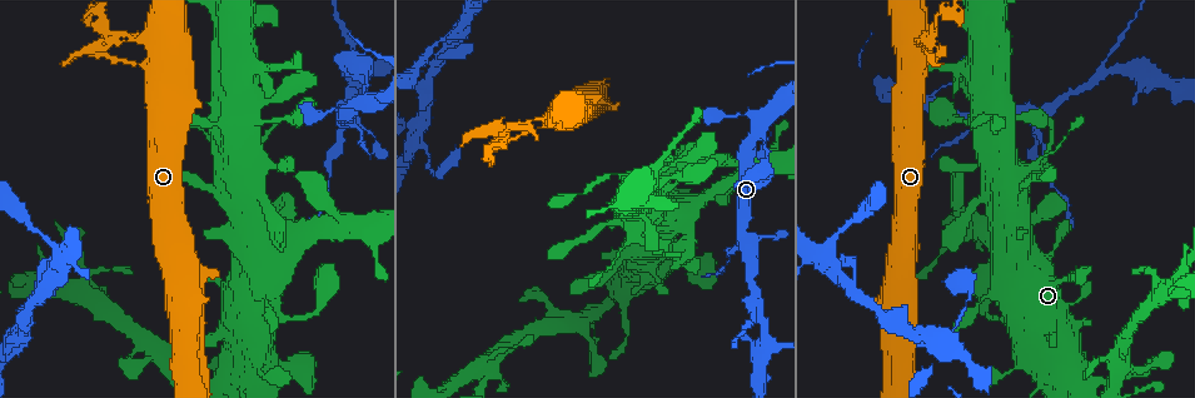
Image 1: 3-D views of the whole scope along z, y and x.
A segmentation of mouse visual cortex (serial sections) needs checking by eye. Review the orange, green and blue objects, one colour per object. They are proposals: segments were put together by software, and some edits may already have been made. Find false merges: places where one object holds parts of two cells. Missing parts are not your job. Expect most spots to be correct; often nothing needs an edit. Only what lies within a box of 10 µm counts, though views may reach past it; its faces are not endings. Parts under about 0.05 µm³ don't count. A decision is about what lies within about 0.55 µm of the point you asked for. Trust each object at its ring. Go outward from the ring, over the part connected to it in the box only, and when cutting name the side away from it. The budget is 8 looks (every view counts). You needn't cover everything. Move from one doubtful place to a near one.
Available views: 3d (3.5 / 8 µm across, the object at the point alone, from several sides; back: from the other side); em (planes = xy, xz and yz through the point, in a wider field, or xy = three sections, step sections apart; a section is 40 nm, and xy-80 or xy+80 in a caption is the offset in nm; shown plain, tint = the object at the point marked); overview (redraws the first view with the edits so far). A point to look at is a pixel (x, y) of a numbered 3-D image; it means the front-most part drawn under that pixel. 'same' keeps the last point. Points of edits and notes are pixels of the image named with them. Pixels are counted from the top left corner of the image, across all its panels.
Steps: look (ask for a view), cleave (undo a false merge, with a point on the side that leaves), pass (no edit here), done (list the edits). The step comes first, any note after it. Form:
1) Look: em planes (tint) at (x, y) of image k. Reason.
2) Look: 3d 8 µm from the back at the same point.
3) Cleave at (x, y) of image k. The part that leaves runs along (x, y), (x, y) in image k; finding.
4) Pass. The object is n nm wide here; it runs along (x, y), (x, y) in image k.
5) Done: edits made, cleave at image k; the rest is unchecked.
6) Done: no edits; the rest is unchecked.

Look: 3d 3.5 µm from the back at (207, 185) of image 1. Thin neck.

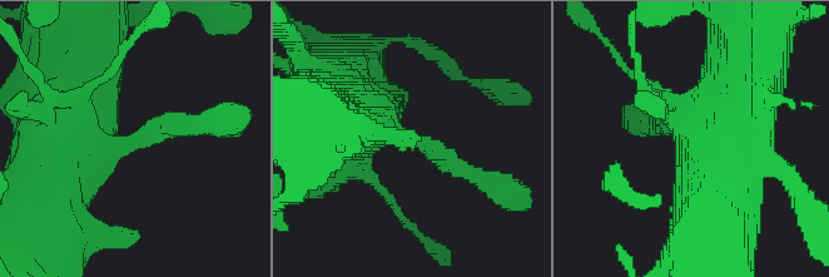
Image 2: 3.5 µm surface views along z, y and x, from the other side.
Look: em xy step 2 (tint) at (418, 145) of image 2. The arms are 250, 700 nm wide.

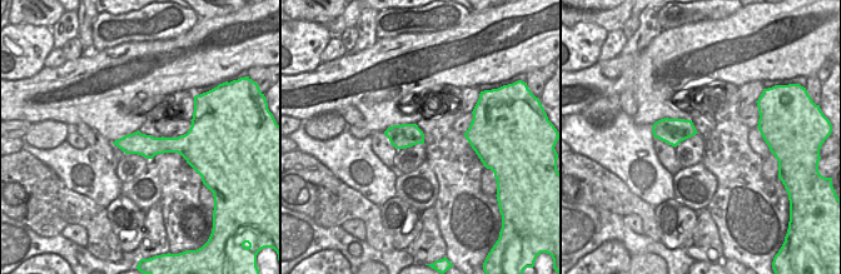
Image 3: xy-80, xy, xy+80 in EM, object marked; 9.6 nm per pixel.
Look: em planes (tint) at the same point. Another direction.

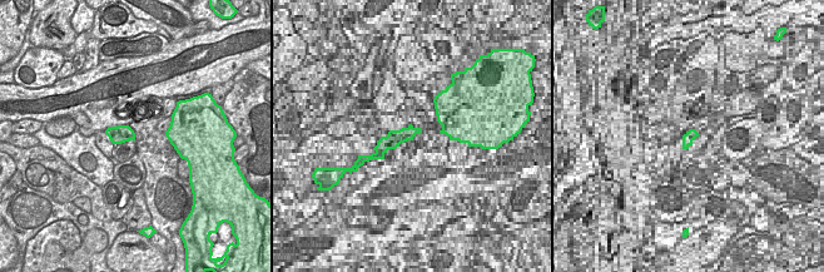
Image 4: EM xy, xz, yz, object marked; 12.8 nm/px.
Pass. It runs along (334, 112), (484, 178) in image 2; continuous, no second cell.

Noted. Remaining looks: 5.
Look: 3d 3.5 µm at (722, 113) of image 1. Abrupt turn.

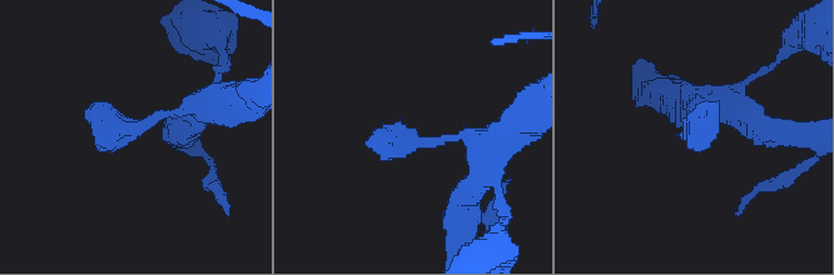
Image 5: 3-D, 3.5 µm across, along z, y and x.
Look: em xy step 5 (tint) at (412, 138) of image 5.

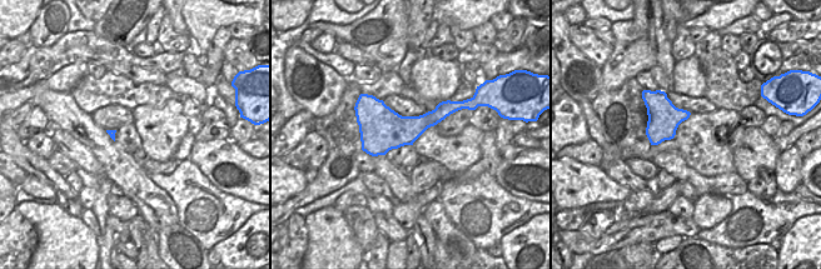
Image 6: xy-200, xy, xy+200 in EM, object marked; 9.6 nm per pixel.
Pass. It runs along (203, 105), (114, 131), (95, 101) in image 5; continuous, no second cell.

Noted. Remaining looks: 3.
Look: 3d 3.5 µm from the back at (746, 238) of image 1. Side arm on a straight run.

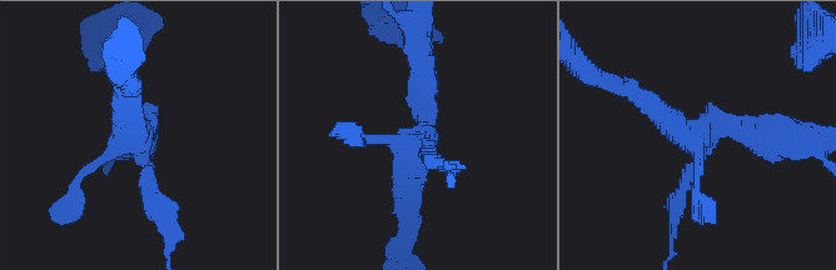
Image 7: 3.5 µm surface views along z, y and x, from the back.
Look: em xy step 2 (tint) at (416, 144) of image 7.

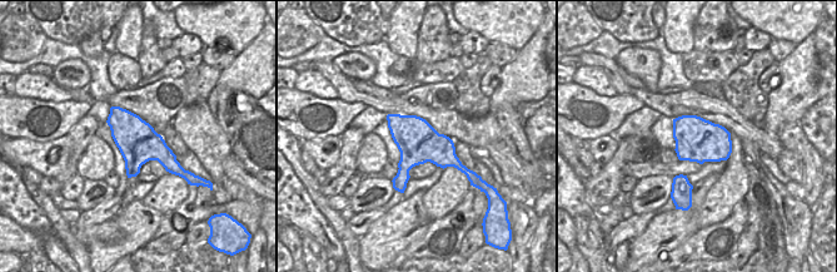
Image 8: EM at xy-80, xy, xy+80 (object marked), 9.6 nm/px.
Cleave at (677, 203) of image 7. The object is 400 nm wide here; a border runs along (399, 168), (408, 173) in image 8; a second cell is stuck on.

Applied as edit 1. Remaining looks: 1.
Done: edits made, cleave at image 7; the rest is unchecked.

